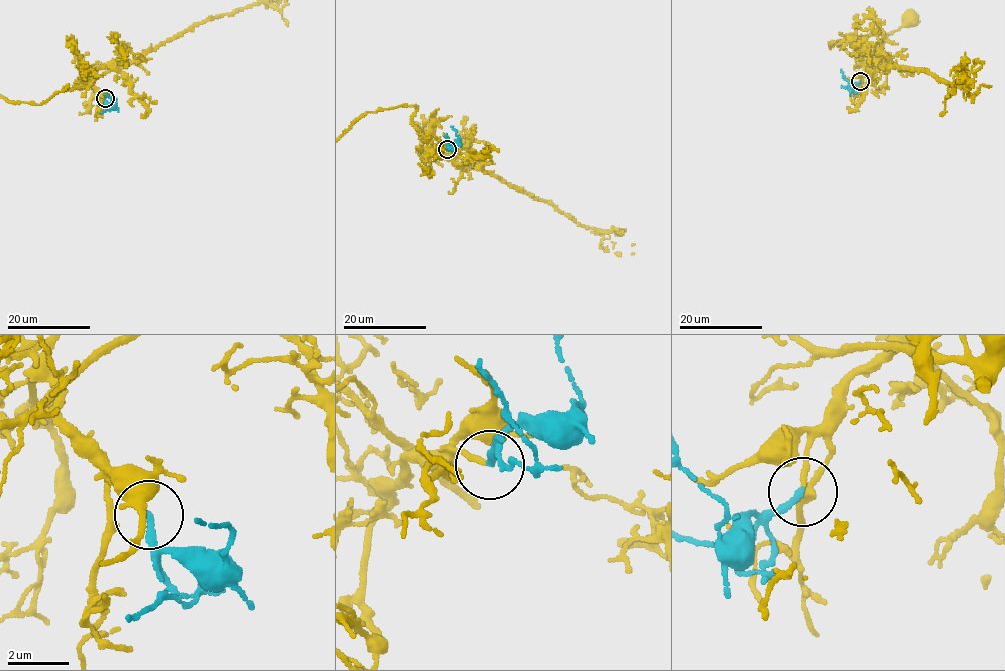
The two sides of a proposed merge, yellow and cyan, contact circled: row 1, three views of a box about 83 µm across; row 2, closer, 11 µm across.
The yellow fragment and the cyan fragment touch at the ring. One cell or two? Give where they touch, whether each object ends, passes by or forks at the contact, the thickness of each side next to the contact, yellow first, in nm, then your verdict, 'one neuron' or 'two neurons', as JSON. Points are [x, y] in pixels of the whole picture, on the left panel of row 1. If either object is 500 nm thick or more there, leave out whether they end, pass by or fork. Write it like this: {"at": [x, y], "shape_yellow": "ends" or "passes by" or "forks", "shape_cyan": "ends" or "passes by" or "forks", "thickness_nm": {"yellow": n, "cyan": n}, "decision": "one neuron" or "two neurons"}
{"at": [105, 98], "shape_yellow": "ends", "shape_cyan": "ends", "thickness_nm": {"yellow": 190, "cyan": 220}, "decision": "one neuron"}

